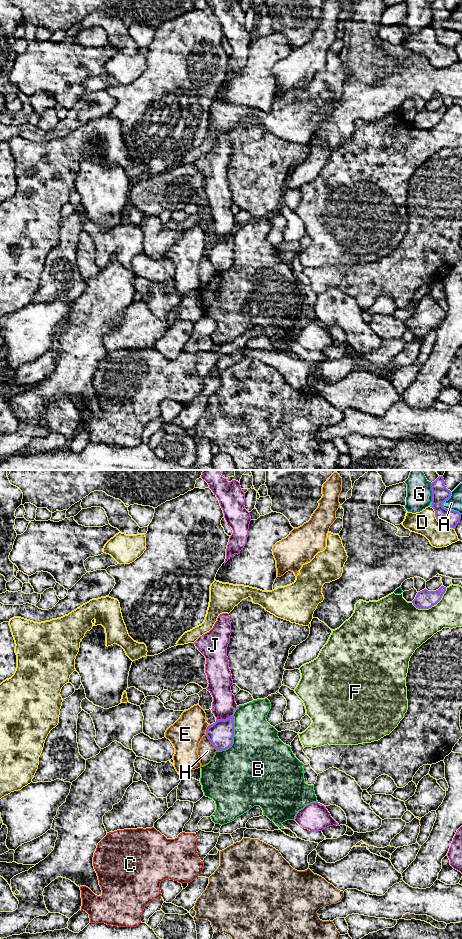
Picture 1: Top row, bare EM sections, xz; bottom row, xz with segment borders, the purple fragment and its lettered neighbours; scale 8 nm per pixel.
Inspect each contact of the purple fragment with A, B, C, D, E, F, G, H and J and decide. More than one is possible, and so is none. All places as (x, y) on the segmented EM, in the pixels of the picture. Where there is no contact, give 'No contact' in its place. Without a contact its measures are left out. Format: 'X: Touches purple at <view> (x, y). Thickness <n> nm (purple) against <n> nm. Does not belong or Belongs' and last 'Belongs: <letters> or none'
A: Touches purple at xz (445, 508). Thickness 140 nm (purple) against 110 nm. Does not belong
B: Touches purple at xz (232, 737). Thickness 200 nm (purple) against 440 nm. Does not belong
C: Touches purple at xz (207, 728). Thickness 200 nm (purple) against 20 nm. Does not belong
D: Touches purple at xz (439, 521). Thickness 140 nm (purple) against 190 nm. Does not belong
E: Touches purple at xz (206, 732). Thickness 200 nm (purple) against 260 nm. Does not belong
F: Touches purple at xz (431, 606). Thickness 150 nm (purple) against 340 nm. Does not belong
G: Touches purple at xz (432, 492). Thickness 140 nm (purple) against 200 nm. Does not belong
H: Touches purple at xz (211, 742). Thickness 200 nm (purple) against 140 nm. Does not belong
J: Touches purple at xz (224, 720). Thickness 200 nm (purple) against 190 nm. Does not belong
Belongs: none

